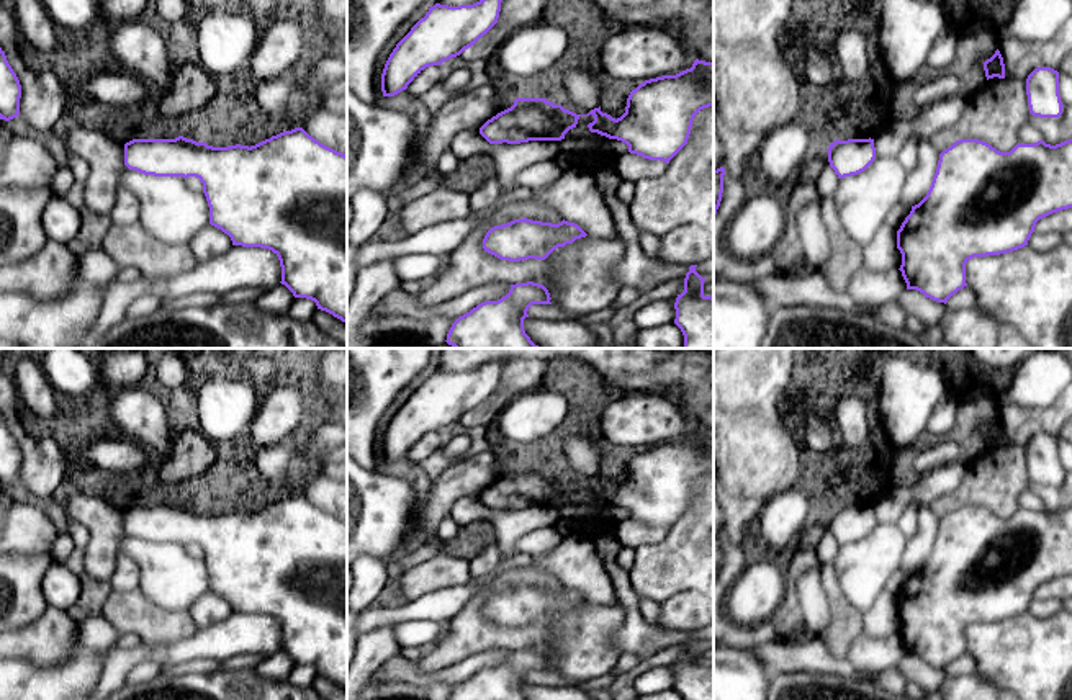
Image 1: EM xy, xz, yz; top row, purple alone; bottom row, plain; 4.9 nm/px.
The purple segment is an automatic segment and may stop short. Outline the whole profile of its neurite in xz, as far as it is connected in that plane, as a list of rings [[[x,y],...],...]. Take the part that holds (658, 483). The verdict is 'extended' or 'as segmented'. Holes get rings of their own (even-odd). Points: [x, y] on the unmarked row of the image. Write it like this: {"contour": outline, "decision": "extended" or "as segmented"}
{"contour": [[[696,425],[691,435],[686,435],[676,442],[663,442],[656,445],[645,446],[635,456],[630,458],[627,464],[625,479],[620,484],[612,484],[599,474],[591,476],[588,481],[576,481],[570,476],[565,476],[561,471],[555,471],[547,464],[516,464],[514,471],[491,486],[488,486],[481,494],[480,500],[489,510],[520,510],[529,507],[561,507],[565,500],[576,494],[578,486],[581,482],[594,482],[594,487],[588,491],[591,499],[597,499],[609,505],[622,507],[628,512],[630,520],[642,522],[650,527],[663,527],[669,530],[669,527],[687,510],[694,482],[704,476],[714,473],[714,429],[705,429]]], "decision": "as segmented"}

